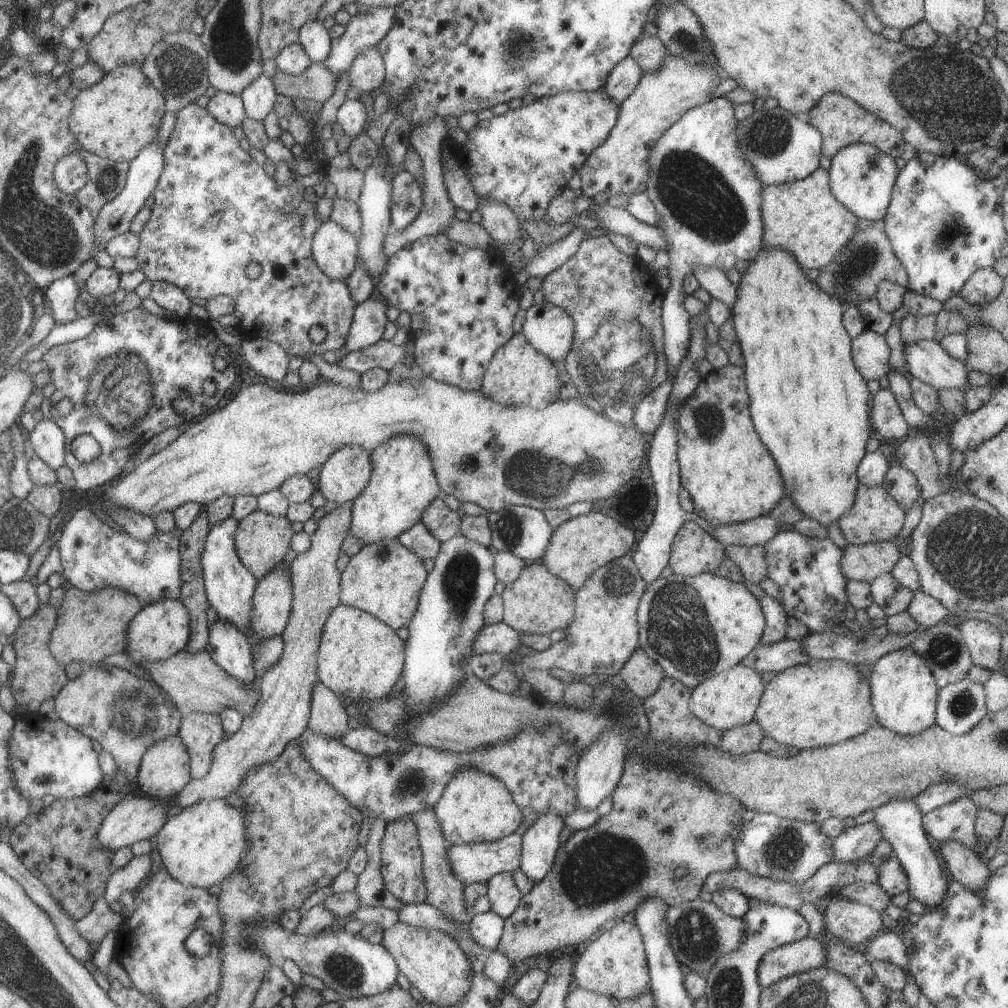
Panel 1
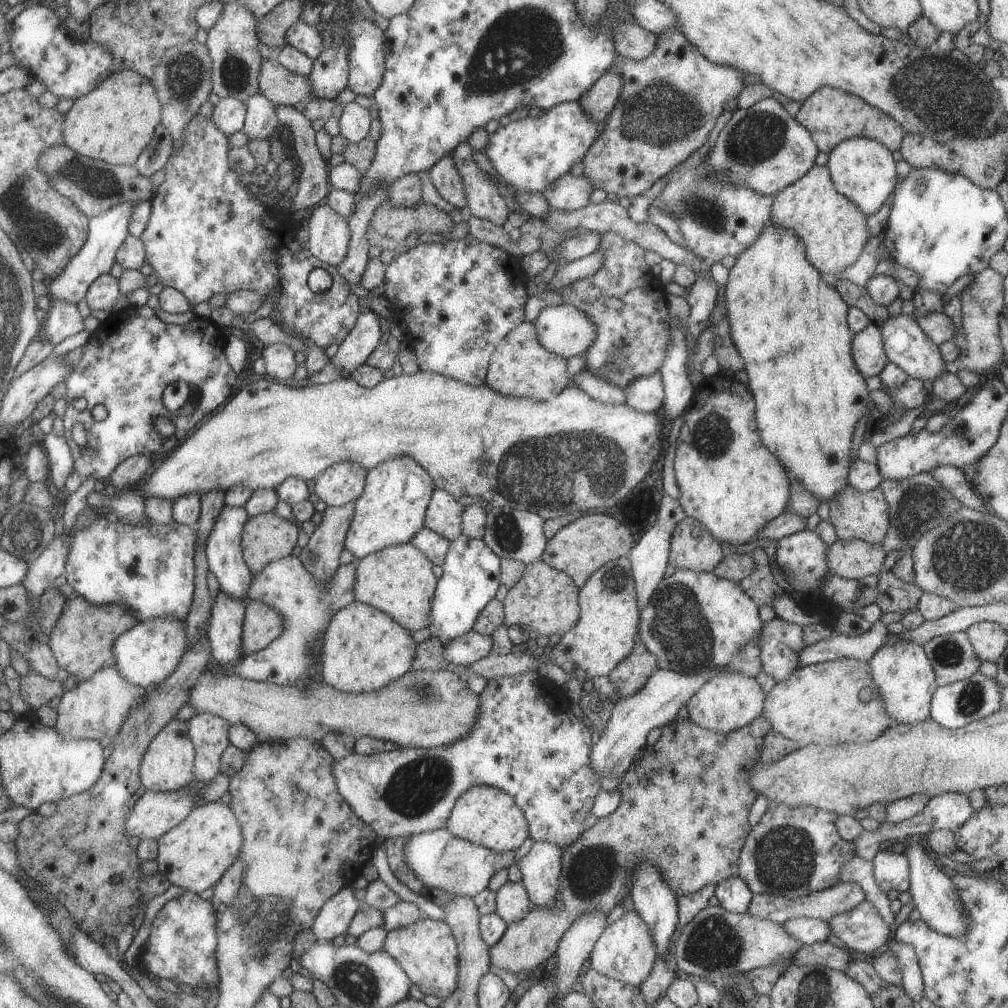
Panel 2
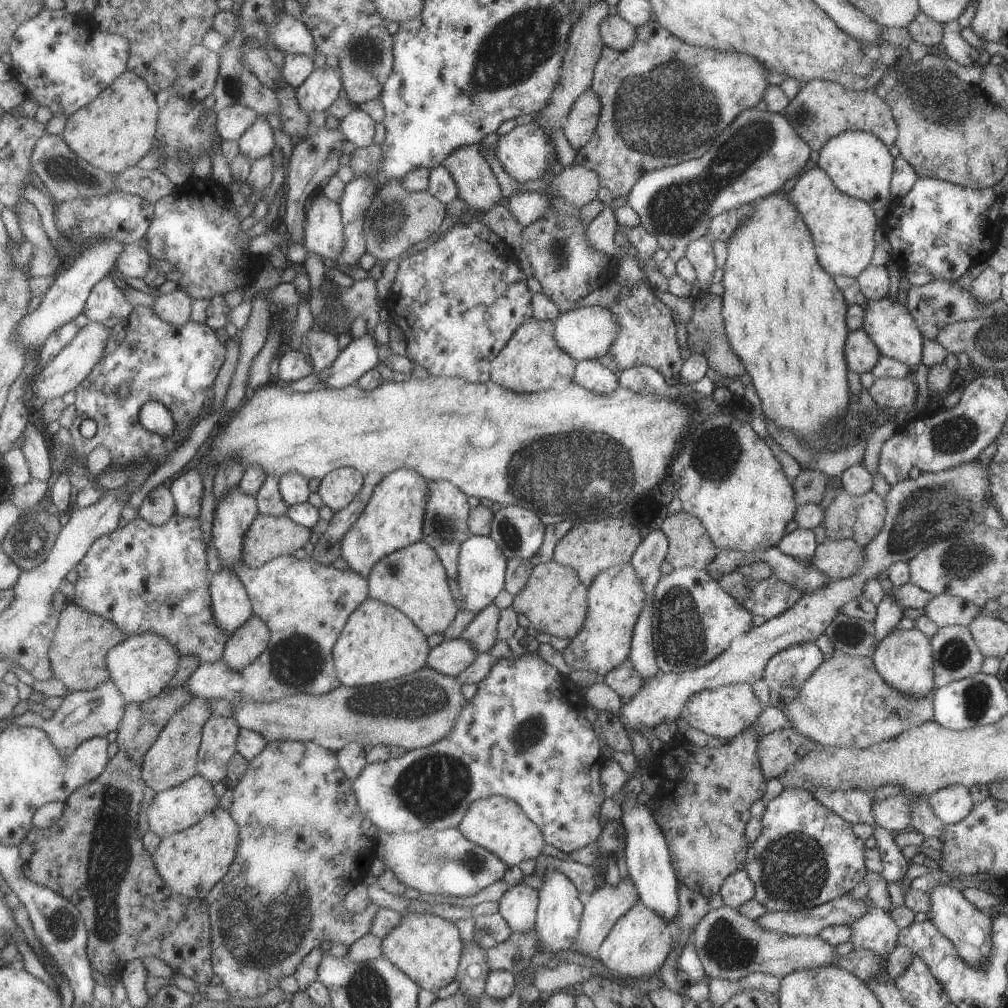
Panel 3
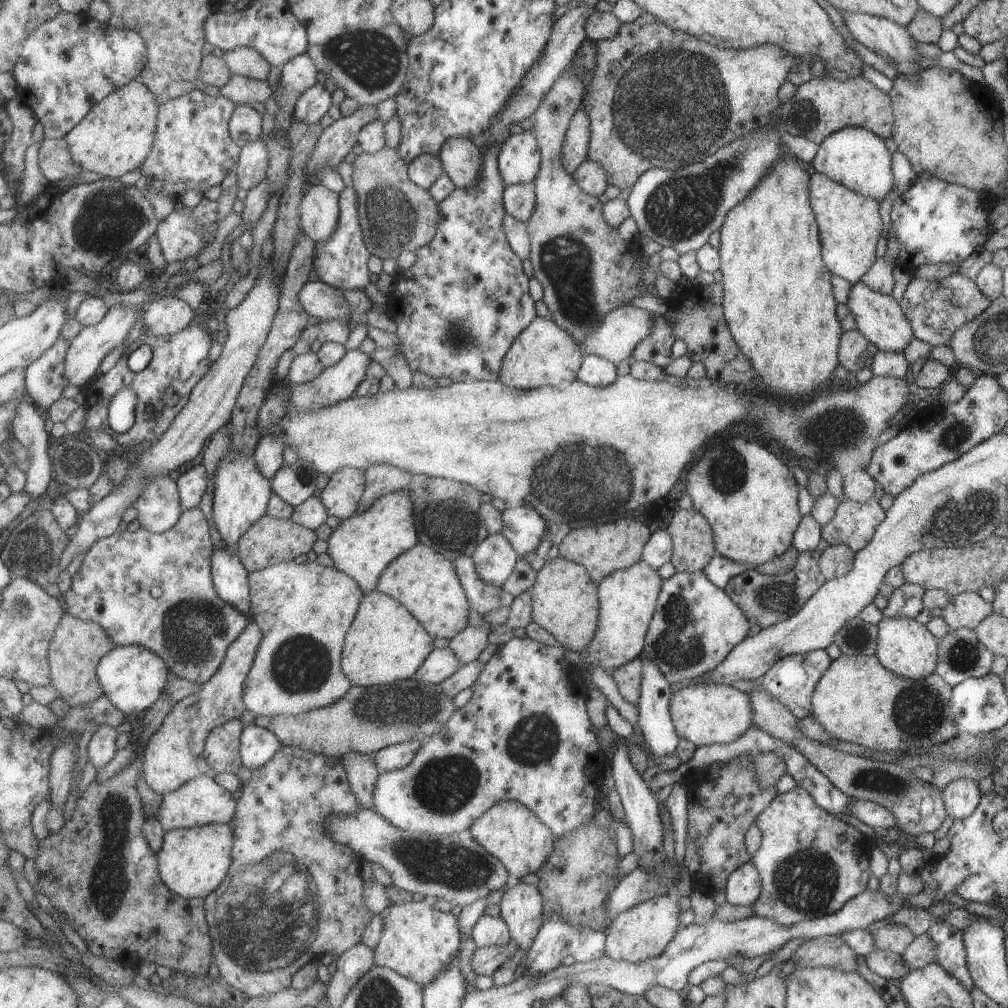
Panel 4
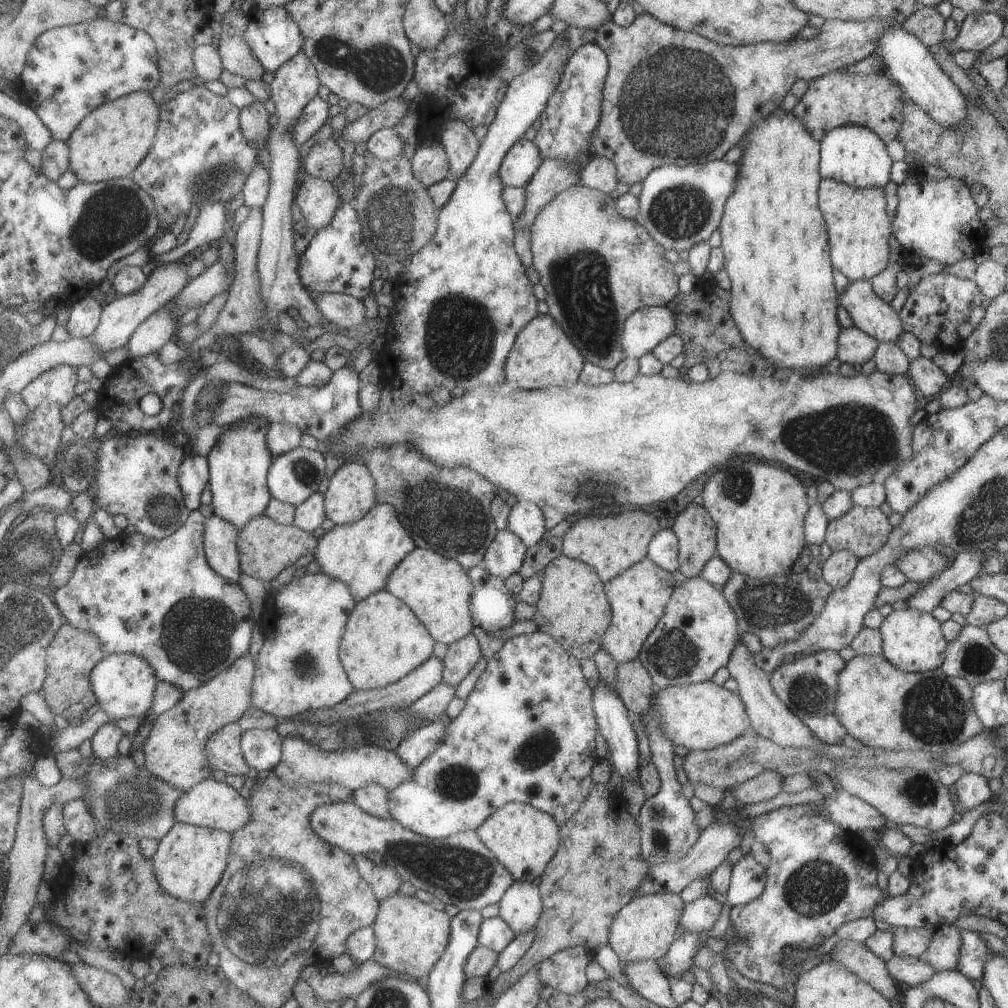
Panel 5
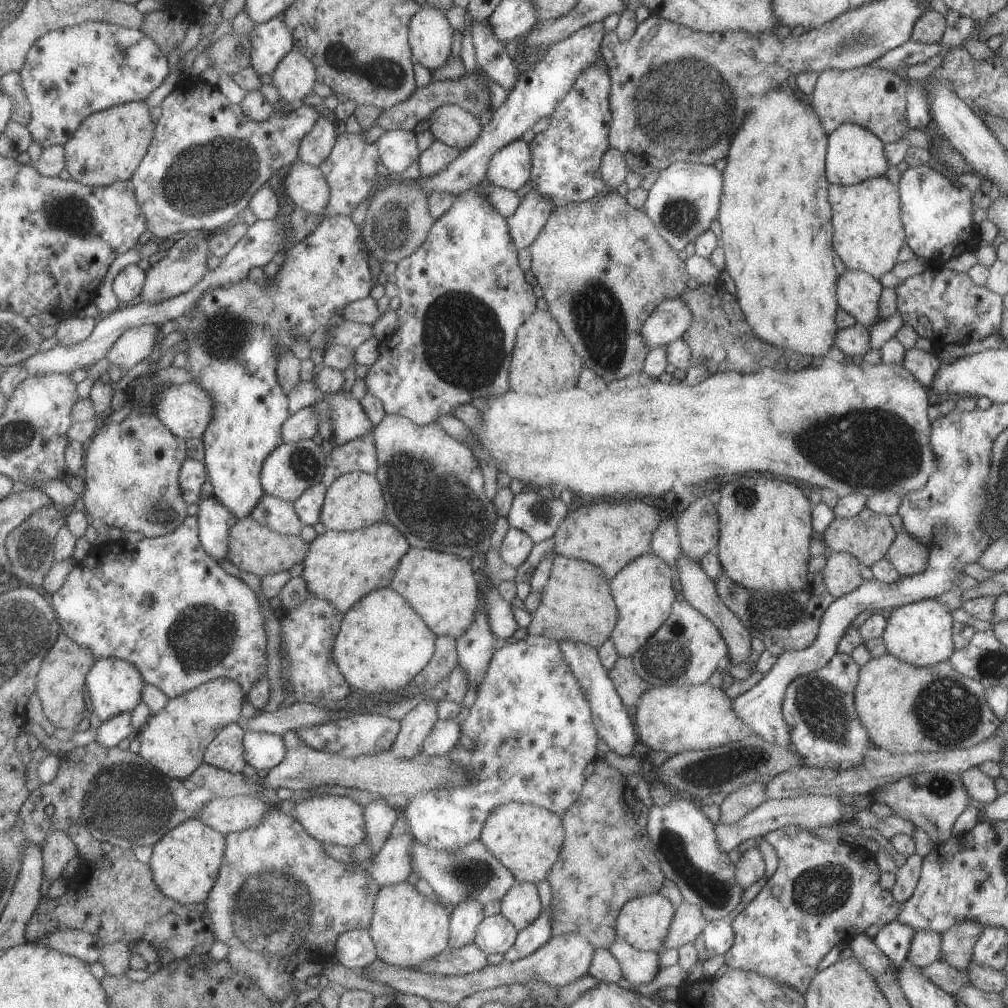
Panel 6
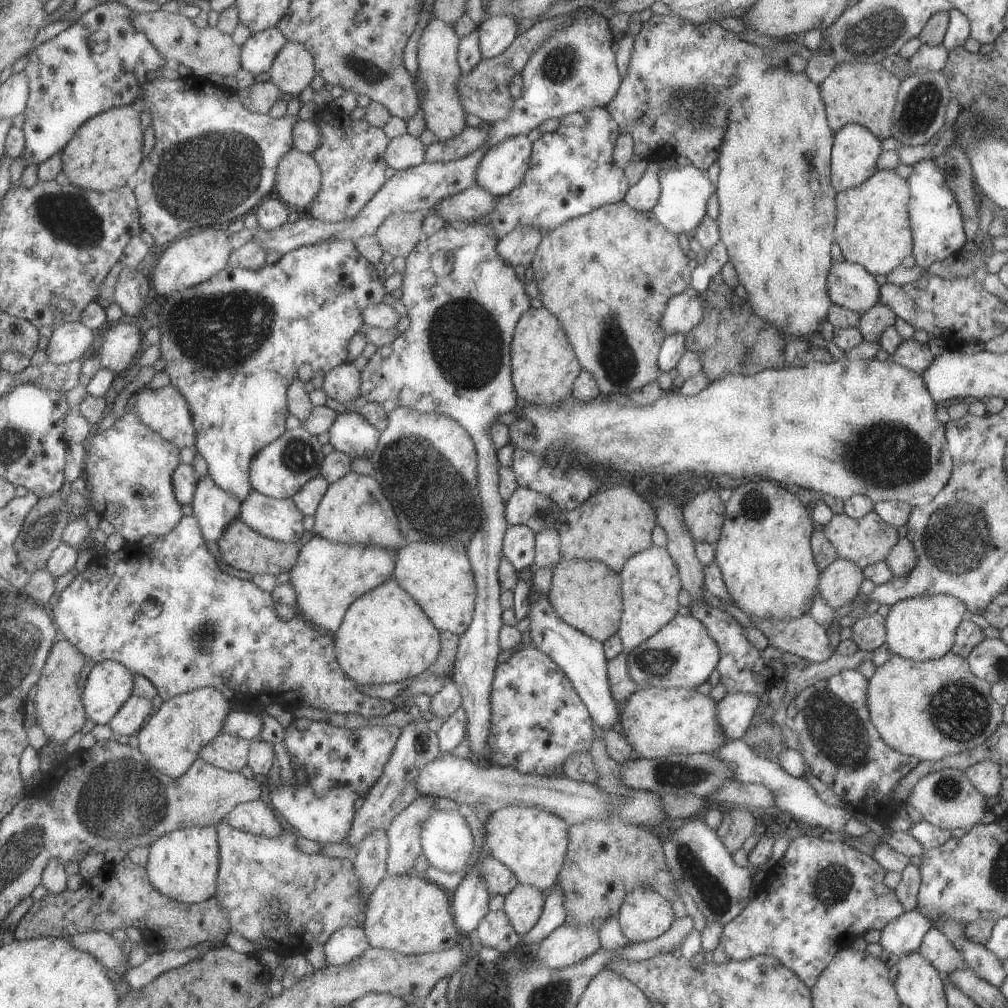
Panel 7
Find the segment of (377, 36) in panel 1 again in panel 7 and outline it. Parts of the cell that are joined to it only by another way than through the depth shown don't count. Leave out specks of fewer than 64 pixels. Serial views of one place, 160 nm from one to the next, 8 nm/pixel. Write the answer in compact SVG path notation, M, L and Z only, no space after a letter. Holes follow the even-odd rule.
M189 74L185 77L177 77L174 80L170 79L153 79L150 83L147 83L145 86L140 88L140 94L139 98L137 98L135 101L141 100L143 102L142 106L142 111L137 111L139 114L141 112L147 112L151 118L151 128L153 129L154 132L154 144L147 156L145 158L142 158L141 164L137 167L137 170L133 174L133 178L131 180L131 189L133 191L133 194L135 195L136 198L136 205L137 205L137 210L140 216L139 219L139 224L141 225L142 230L146 230L149 233L149 236L154 240L155 247L162 247L167 245L168 242L173 242L177 238L179 238L181 232L187 232L187 230L191 230L194 226L201 228L209 228L209 226L219 225L223 224L223 222L230 222L231 220L235 219L236 216L239 216L240 214L243 214L244 212L249 213L252 212L259 204L261 203L261 200L263 200L264 196L266 195L272 195L273 190L274 190L274 180L275 180L275 169L277 166L277 163L279 162L279 159L281 156L283 156L291 147L292 147L292 134L291 134L291 129L292 129L292 124L299 118L297 116L291 116L291 115L285 115L284 117L281 117L280 119L274 119L268 116L266 113L269 108L271 108L271 105L275 102L281 99L282 101L285 100L287 96L285 96L285 93L282 93L273 82L266 81L262 83L253 83L251 86L248 86L247 88L244 89L238 89L236 91L233 91L229 87L226 86L220 86L216 85L215 83L211 83L211 81L208 81L207 77L198 77L195 74Z

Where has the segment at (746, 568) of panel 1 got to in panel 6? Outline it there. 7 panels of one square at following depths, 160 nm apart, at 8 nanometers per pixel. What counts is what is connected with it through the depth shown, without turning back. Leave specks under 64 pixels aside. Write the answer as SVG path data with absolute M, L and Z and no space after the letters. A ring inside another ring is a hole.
M724 573L712 581L723 604L739 619L750 636L761 640L764 648L777 657L785 651L798 651L813 644L818 633L821 615L834 599L827 592L823 582L815 583L812 579L810 579L808 588L798 593L749 590L729 580Z

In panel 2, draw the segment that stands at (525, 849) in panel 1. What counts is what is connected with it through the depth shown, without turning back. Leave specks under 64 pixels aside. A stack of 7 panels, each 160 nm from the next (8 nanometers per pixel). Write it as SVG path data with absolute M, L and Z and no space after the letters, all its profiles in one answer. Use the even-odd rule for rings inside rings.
M534 841L529 852L516 864L521 873L520 883L526 888L529 900L535 907L549 907L557 898L562 849L548 842Z

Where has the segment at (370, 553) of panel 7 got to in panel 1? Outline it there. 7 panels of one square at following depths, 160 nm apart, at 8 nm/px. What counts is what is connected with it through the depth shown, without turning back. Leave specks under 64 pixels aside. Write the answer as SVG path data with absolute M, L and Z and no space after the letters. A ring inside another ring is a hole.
M395 435L369 454L371 476L366 487L350 502L351 520L348 534L363 545L383 539L397 539L420 520L429 503L442 496L428 452L415 437Z

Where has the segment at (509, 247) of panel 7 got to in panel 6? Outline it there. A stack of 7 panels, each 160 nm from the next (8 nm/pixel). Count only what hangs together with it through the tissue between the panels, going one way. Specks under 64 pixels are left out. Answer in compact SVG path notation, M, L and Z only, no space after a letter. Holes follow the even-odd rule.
M527 193L524 196L515 212L505 219L509 238L512 240L516 252L528 248L531 241L543 228L552 210L553 206L549 199L536 193Z

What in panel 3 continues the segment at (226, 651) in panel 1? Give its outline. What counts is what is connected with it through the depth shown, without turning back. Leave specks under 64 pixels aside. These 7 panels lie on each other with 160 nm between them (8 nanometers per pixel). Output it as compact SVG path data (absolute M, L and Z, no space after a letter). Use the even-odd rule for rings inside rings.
M225 567L211 573L208 582L211 610L218 627L228 636L251 615L252 606L239 577Z

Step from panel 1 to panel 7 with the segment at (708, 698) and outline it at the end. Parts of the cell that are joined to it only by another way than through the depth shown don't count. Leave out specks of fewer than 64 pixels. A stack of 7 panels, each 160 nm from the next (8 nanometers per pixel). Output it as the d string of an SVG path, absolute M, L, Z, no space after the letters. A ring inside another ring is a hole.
M640 688L620 705L618 724L637 757L652 759L669 755L710 754L725 741L730 730L722 731L714 718L716 703L695 689Z

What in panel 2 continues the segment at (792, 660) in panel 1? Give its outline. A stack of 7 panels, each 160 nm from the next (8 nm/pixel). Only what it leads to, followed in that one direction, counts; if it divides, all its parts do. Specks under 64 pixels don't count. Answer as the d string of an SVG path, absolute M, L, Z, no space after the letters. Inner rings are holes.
M877 619L872 627L856 637L831 634L825 640L805 645L798 652L800 665L810 665L840 658L868 661L873 653L888 640L886 625Z

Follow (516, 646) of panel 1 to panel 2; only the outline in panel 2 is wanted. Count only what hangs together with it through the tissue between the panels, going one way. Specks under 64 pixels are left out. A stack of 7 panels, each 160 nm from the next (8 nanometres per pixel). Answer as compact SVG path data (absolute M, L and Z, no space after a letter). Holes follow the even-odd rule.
M469 631L447 641L443 656L448 663L466 667L489 653L490 646L490 637Z

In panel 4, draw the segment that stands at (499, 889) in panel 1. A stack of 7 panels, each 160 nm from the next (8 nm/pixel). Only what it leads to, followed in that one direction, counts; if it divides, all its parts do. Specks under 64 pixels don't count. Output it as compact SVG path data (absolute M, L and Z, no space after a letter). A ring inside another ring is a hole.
M514 882L503 892L498 906L510 938L527 954L541 926L542 898L539 890L523 882Z

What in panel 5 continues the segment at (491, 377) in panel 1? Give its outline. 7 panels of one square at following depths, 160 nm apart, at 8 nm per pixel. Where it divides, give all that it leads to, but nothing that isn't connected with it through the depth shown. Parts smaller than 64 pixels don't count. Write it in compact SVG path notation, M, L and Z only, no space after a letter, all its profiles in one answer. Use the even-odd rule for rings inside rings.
M547 314L535 315L516 334L514 343L509 349L504 376L511 388L533 390L545 387L569 388L578 381L585 359L561 327Z

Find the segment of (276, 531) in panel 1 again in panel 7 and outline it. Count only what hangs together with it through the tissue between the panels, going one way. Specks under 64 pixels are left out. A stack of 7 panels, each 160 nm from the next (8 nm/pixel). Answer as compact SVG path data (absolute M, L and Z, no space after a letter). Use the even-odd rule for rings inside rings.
M238 518L229 524L221 538L216 540L216 544L222 561L237 570L244 570L252 575L257 573L275 577L280 572L293 568L293 565L297 562L297 544L282 543L265 538Z

